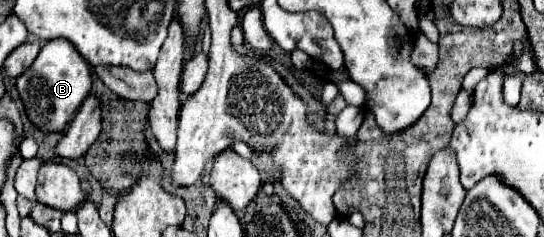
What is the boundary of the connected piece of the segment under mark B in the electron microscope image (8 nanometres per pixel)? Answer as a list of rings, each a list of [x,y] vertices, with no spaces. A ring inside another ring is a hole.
[[[49,40],[35,62],[17,78],[17,90],[33,126],[41,132],[65,132],[77,108],[91,90],[89,62],[67,40]]]

